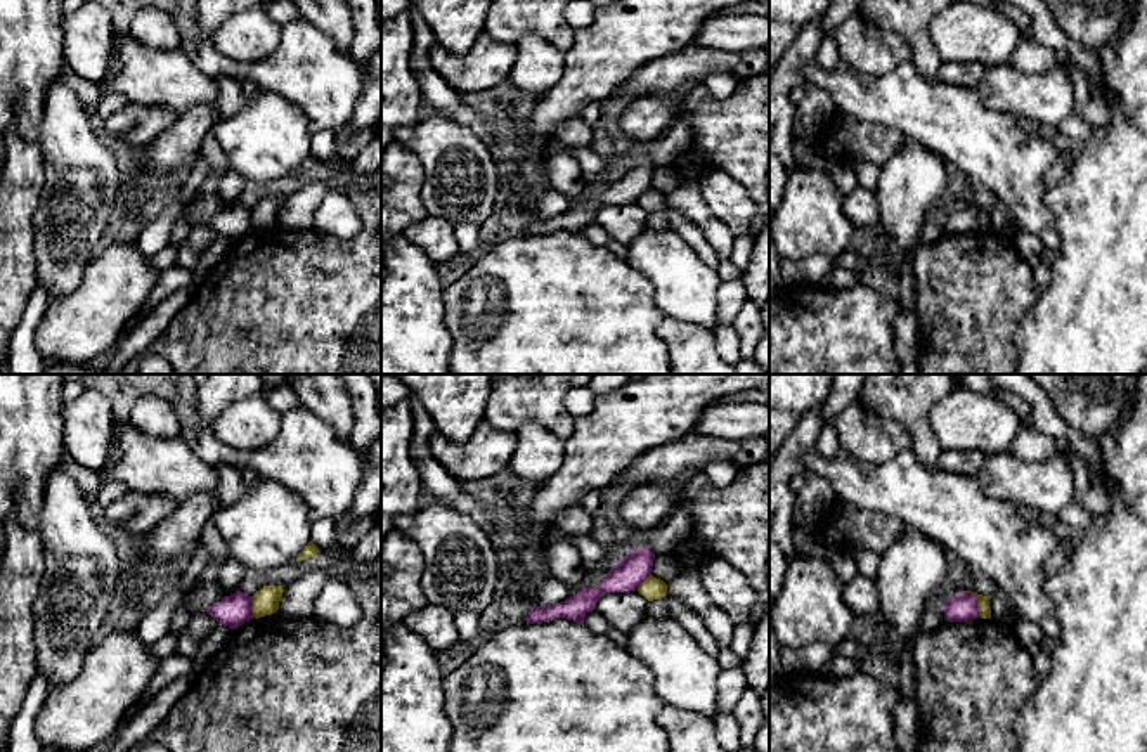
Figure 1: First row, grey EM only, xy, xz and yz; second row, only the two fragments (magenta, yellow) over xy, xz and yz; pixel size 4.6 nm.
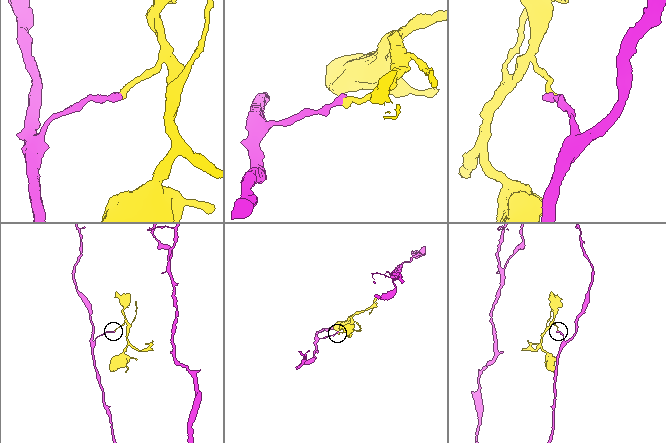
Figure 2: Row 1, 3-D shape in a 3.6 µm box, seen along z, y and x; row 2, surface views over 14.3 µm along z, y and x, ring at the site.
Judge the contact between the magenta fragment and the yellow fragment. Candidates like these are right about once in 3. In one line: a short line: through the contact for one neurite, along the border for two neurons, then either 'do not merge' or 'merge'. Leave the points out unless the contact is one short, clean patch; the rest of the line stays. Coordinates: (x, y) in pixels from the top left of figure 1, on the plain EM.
line yz (964, 203), (974, 208), (979, 227); do not merge

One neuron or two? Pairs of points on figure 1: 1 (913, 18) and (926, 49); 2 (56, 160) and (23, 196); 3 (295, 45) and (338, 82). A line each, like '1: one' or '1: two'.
1: one
2: two
3: one

